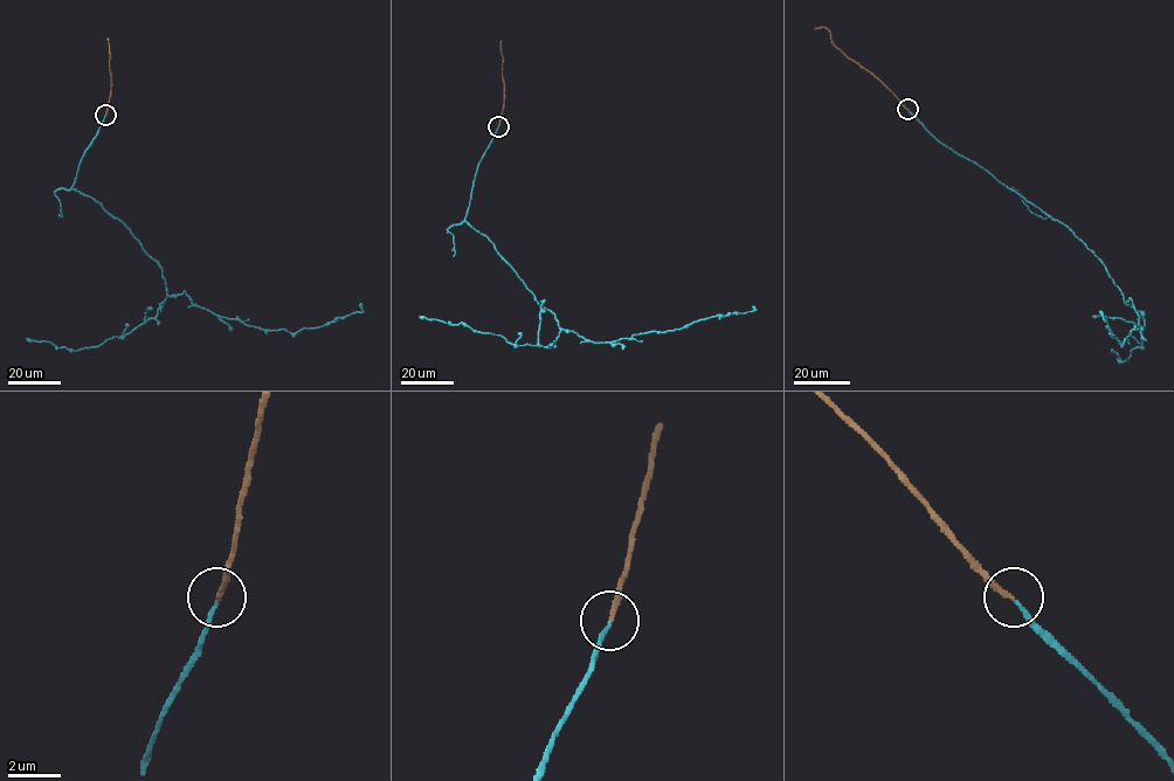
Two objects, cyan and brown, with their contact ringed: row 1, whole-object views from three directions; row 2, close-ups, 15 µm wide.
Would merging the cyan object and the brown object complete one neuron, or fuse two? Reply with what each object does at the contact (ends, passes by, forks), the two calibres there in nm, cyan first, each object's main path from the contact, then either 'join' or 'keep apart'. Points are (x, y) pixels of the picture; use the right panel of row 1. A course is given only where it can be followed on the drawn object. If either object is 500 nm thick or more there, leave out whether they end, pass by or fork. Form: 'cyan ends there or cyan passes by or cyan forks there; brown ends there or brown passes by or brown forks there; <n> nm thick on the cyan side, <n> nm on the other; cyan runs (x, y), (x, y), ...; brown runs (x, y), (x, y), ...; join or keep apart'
cyan ends there; brown ends there; 140 nm thick on the cyan side, 180 nm on the other; cyan runs (907, 109), (943, 144), (1078, 237), (1103, 263), (1124, 303), (1132, 301), (1139, 324), (1120, 343), (1099, 311); brown runs (907, 109), (876, 77), (848, 59), (833, 42), (827, 28), (815, 28); join

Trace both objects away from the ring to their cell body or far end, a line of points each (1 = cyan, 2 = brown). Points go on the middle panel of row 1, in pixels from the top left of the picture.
1: (498, 126), (481, 159), (464, 220), (492, 243), (560, 329), (610, 343), (754, 306)
2: (498, 126), (504, 97), (501, 40)

